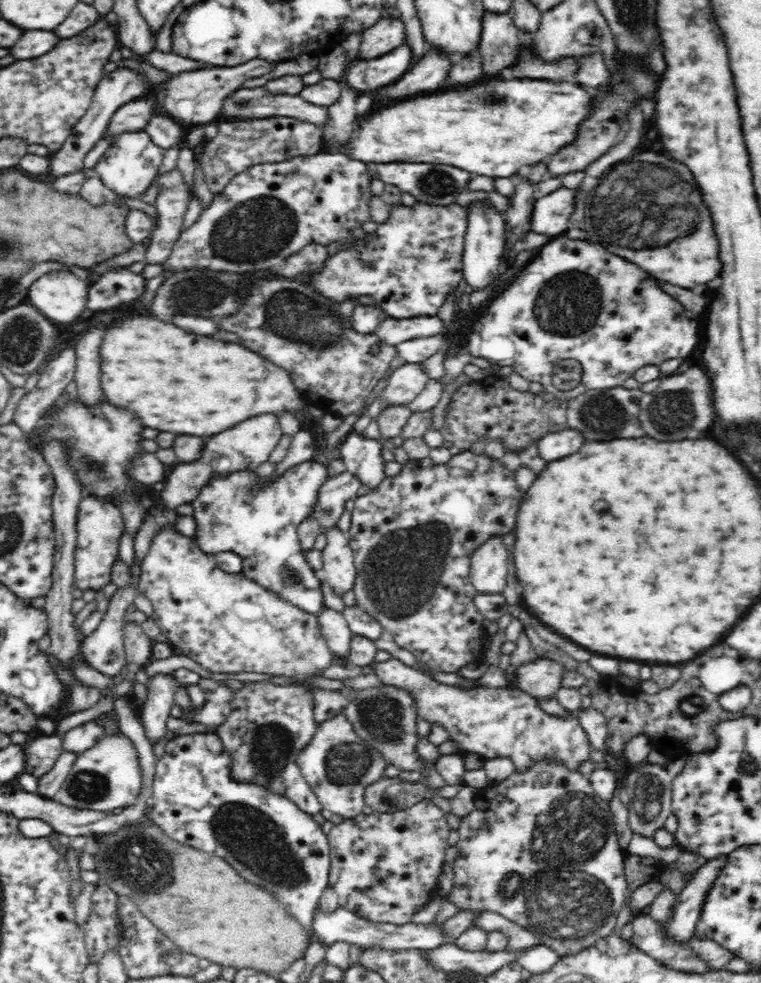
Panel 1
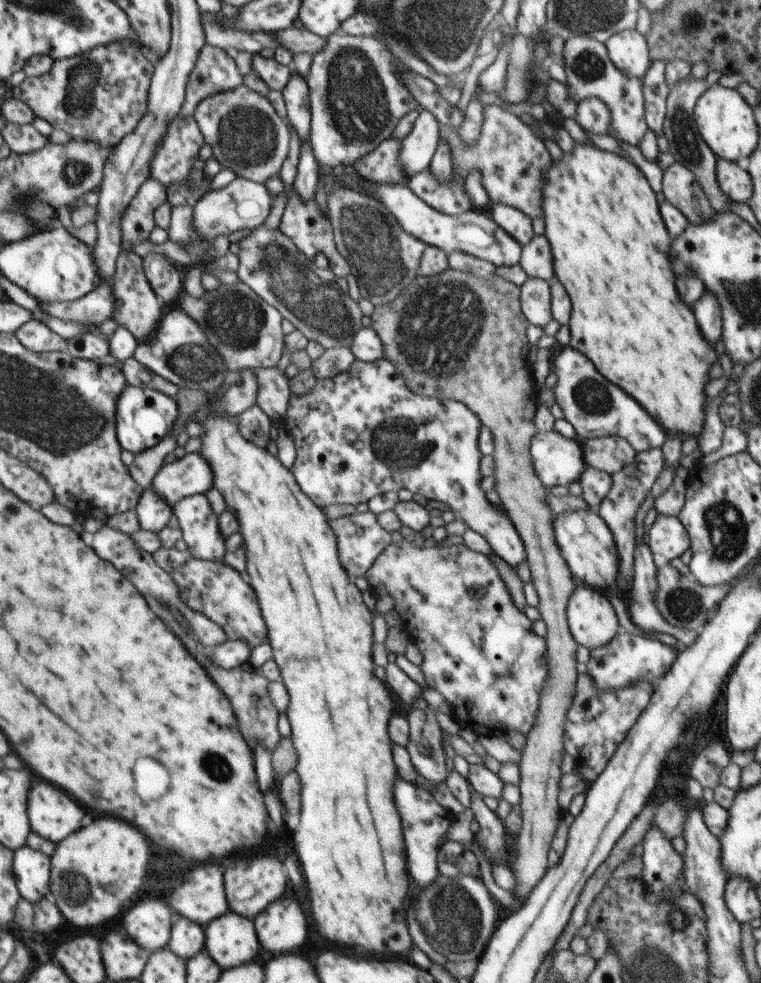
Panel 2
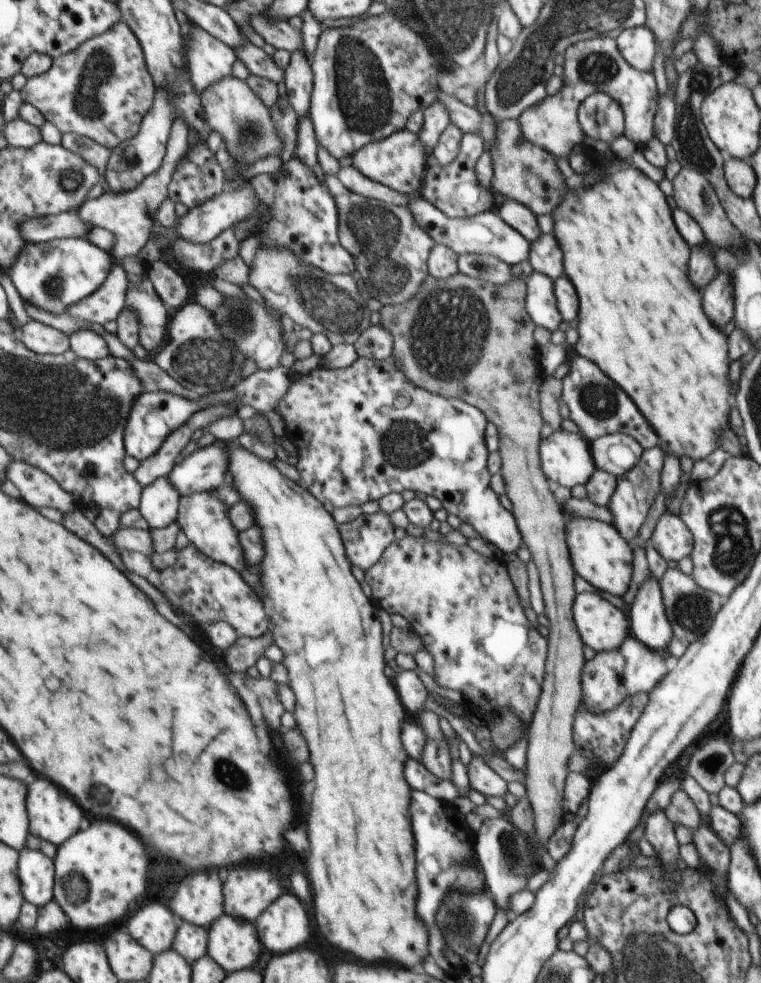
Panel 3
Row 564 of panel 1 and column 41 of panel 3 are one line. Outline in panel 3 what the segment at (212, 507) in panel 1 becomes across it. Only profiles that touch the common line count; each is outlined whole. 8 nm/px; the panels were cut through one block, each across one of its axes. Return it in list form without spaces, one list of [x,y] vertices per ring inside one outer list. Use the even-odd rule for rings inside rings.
[[[60,238],[46,243],[24,244],[23,252],[20,252],[16,263],[8,268],[7,275],[26,303],[52,314],[60,314],[68,306],[96,292],[106,280],[112,264],[114,256],[97,248],[91,241]]]

